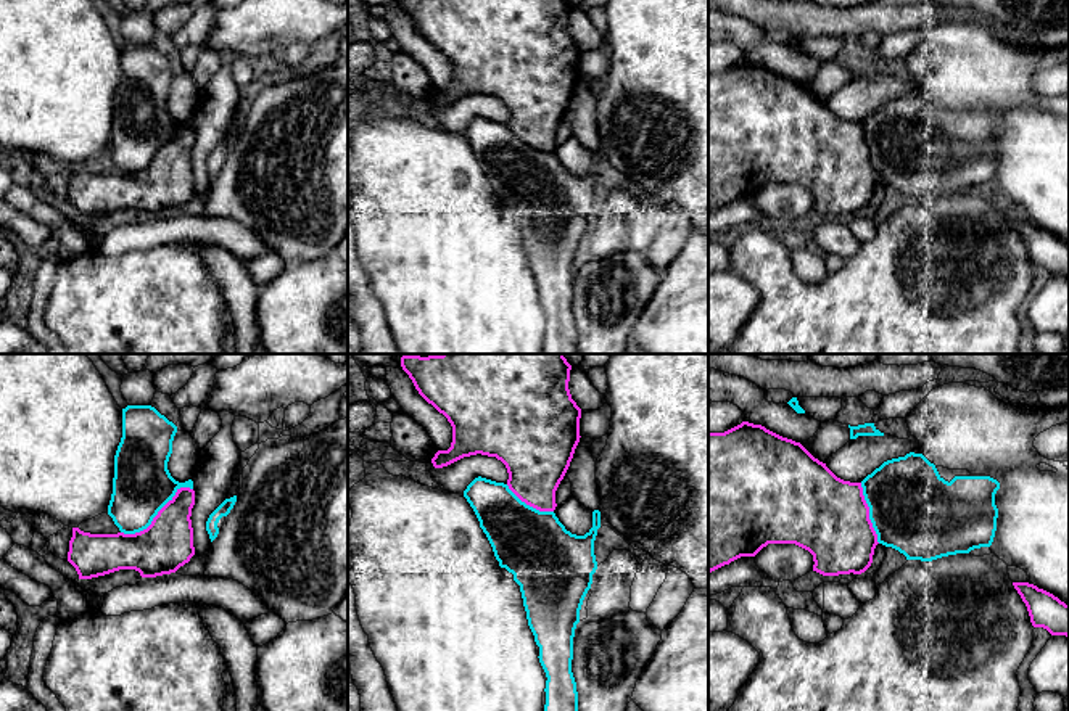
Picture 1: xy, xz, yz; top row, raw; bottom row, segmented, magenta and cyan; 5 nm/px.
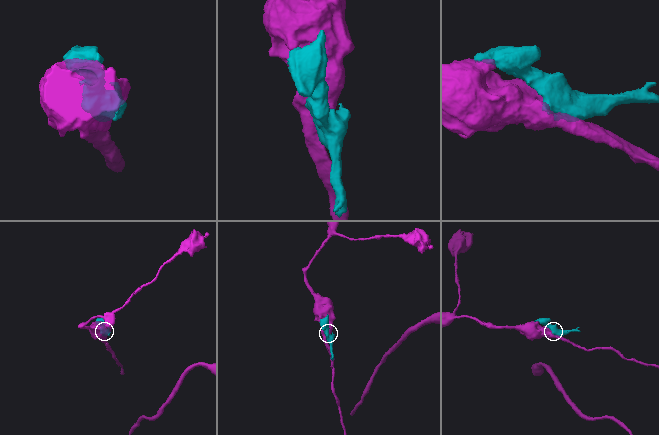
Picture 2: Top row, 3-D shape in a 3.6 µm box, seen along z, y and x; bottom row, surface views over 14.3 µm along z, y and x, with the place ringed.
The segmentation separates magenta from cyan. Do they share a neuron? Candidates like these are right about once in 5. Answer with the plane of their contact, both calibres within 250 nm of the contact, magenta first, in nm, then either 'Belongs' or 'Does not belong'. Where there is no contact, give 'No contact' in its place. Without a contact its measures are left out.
Touches magenta in xy. Thickness 260 nm (magenta) against 300 nm. Does not belong

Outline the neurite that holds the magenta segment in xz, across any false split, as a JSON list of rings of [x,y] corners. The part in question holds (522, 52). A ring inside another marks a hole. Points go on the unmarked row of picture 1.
[[[401,0],[419,34],[443,53],[452,66],[448,90],[431,98],[435,108],[448,106],[464,97],[488,95],[501,100],[509,113],[509,129],[539,151],[554,151],[555,130],[563,119],[580,82],[581,48],[572,39],[567,0]]]

